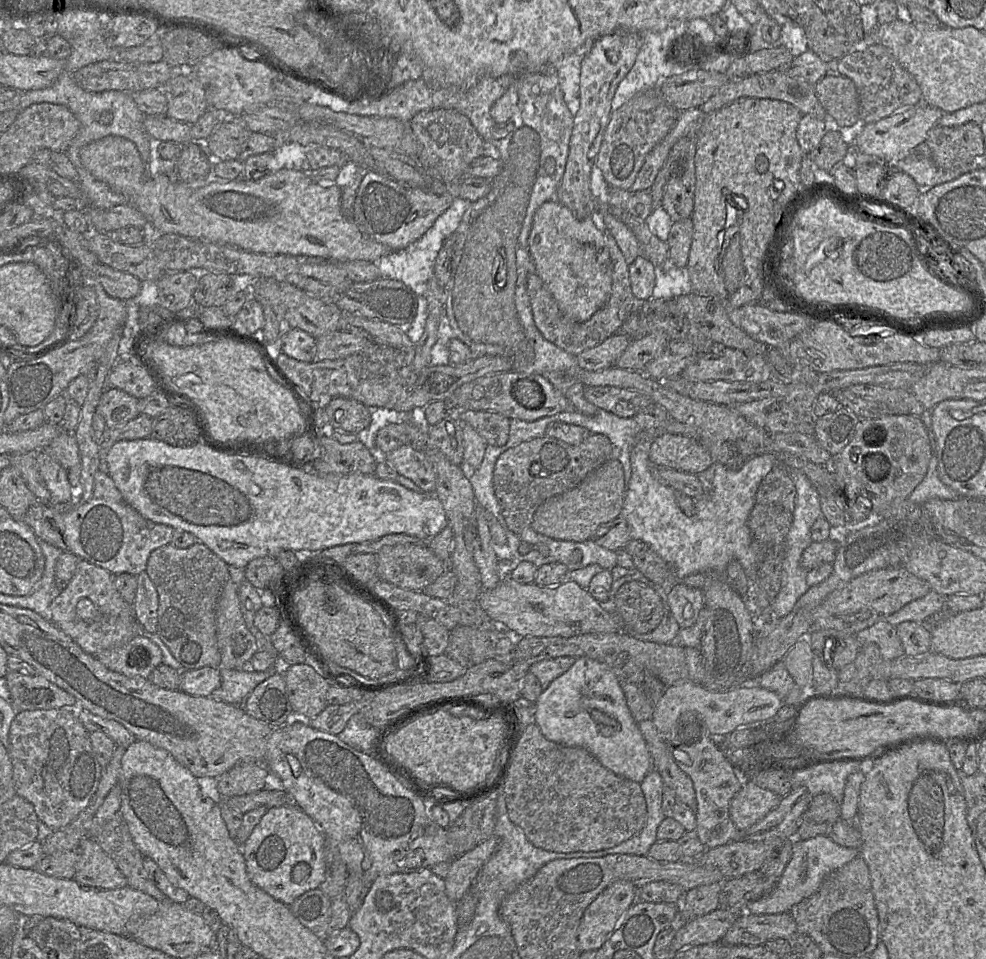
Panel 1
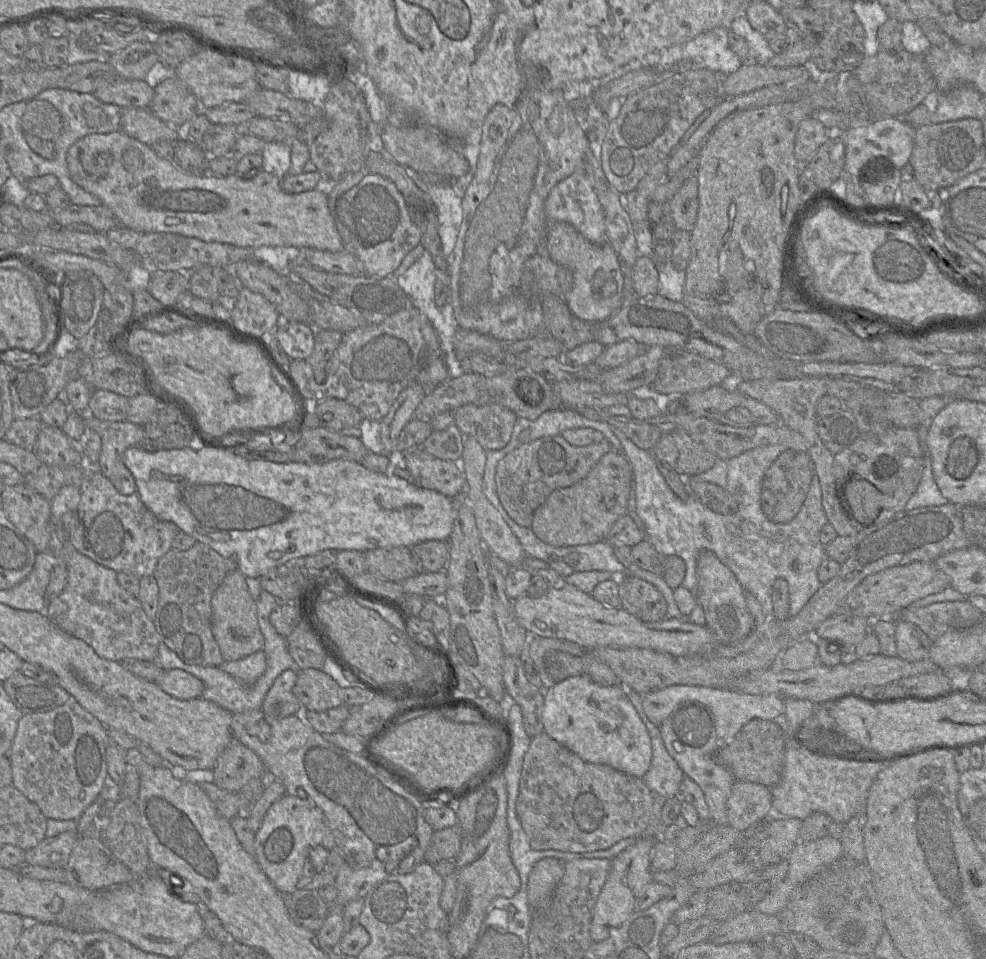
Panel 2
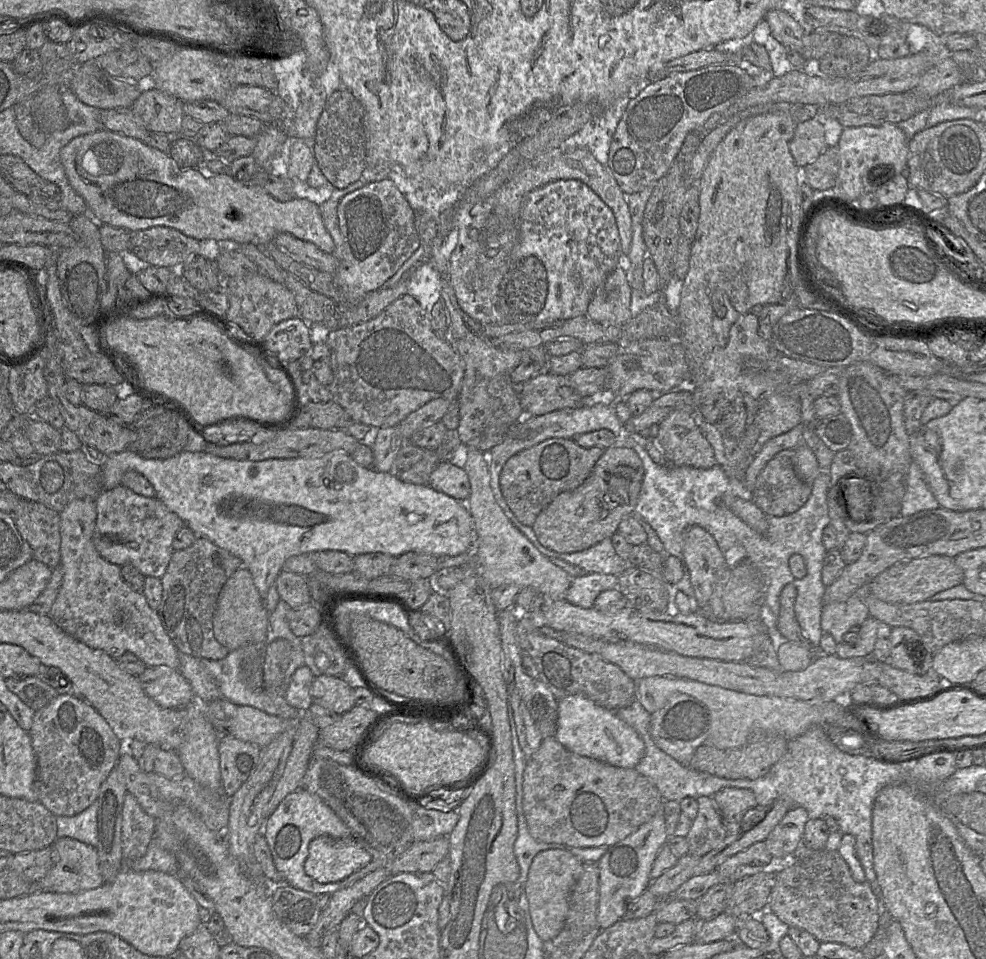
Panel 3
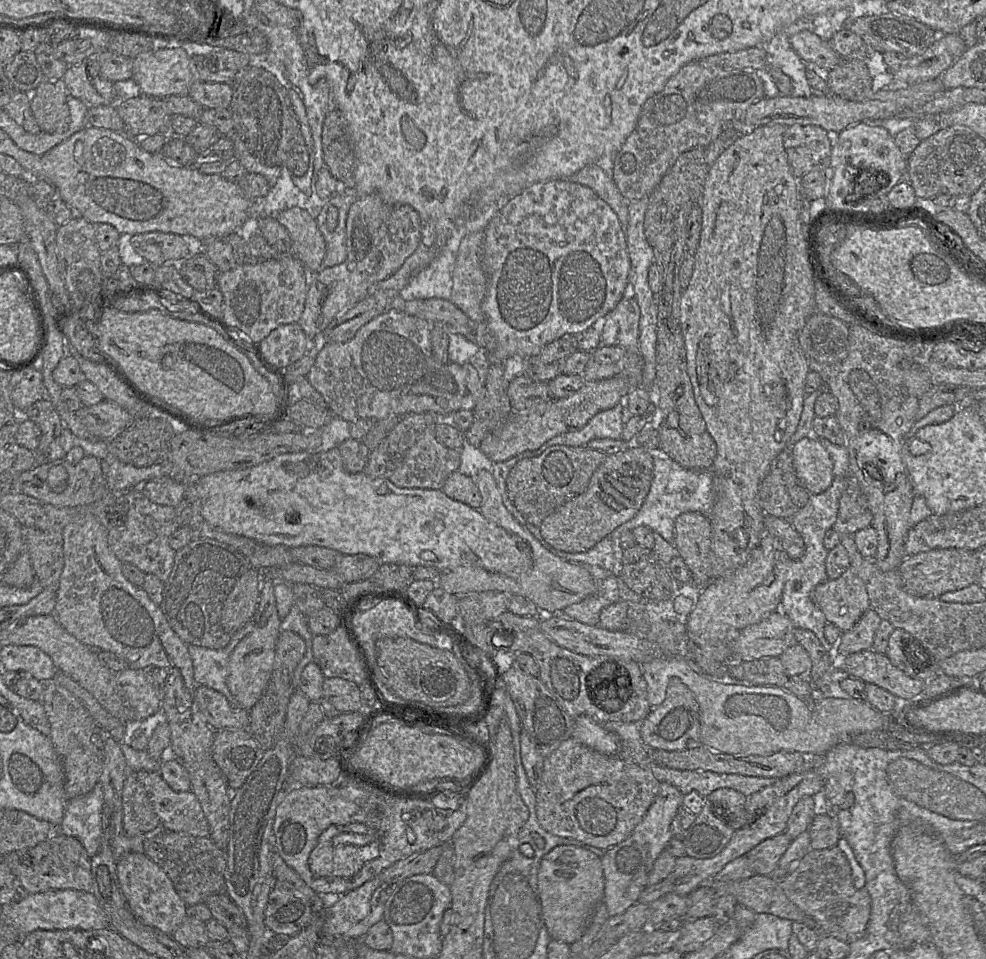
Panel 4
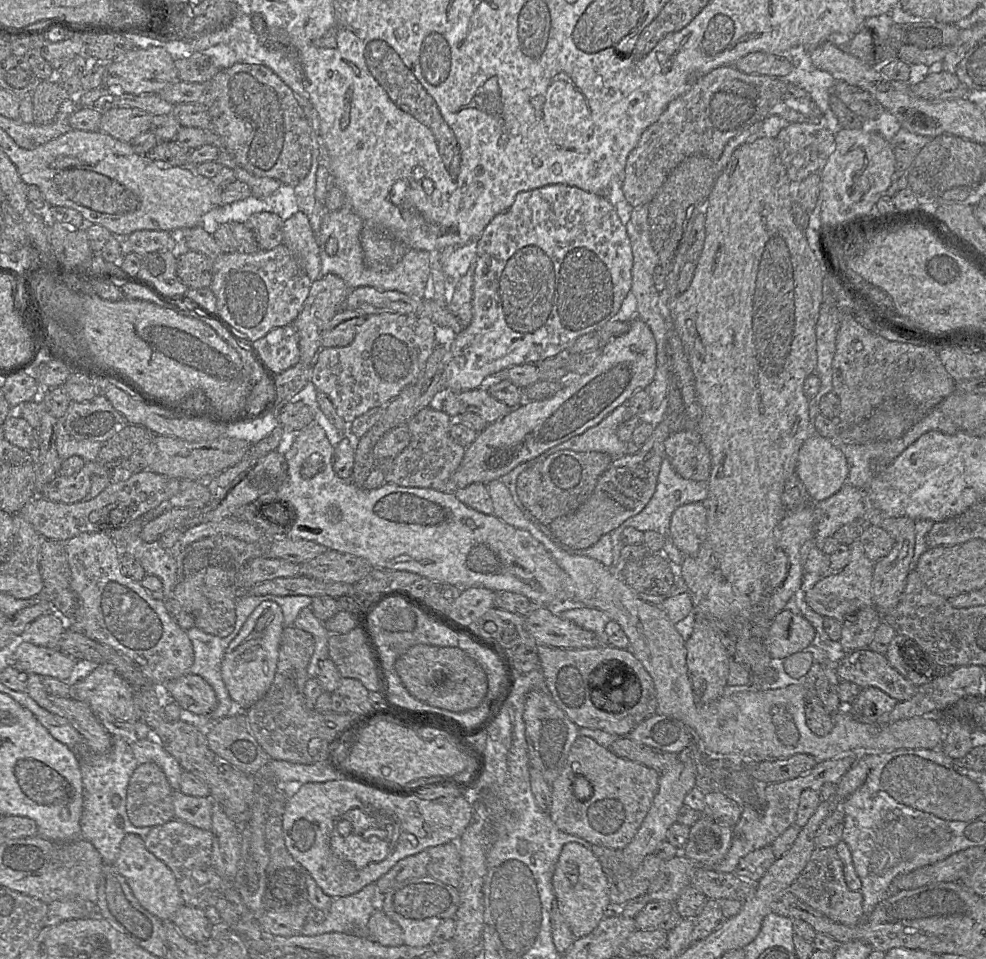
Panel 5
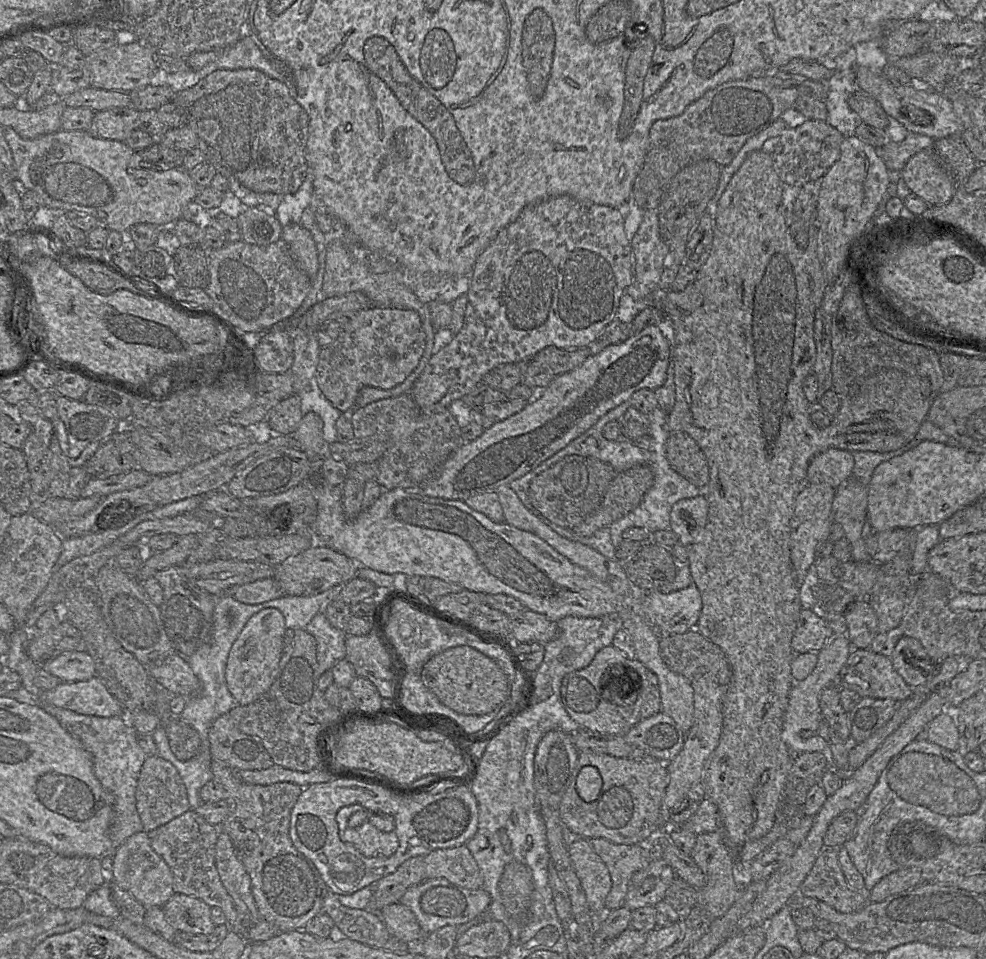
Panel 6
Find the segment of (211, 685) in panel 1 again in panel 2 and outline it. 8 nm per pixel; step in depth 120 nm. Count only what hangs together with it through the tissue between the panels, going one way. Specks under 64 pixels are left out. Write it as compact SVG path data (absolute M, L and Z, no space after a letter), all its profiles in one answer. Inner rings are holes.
M180 669L165 671L163 677L154 683L157 683L164 692L179 700L200 698L205 688L201 680Z

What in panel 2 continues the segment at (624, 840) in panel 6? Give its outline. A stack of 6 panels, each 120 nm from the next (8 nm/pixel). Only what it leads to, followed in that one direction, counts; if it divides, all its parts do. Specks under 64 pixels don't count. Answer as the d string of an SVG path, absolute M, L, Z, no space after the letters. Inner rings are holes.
M545 732L531 739L523 759L516 813L533 850L572 853L606 850L623 839L642 834L649 824L652 809L653 793L642 778L607 765L585 762Z

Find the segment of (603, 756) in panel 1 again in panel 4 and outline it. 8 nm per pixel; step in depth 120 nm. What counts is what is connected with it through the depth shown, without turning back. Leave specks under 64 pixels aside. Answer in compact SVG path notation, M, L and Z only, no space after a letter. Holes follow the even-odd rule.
M581 715L574 719L572 736L585 746L603 755L619 757L621 743L619 738L607 730L591 717Z

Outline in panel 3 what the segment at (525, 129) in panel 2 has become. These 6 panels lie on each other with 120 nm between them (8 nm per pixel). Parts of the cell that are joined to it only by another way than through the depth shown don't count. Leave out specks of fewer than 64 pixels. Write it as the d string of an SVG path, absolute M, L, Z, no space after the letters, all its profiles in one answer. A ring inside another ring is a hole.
M588 149L551 150L521 166L498 190L481 201L475 217L470 215L470 210L477 204L463 202L462 197L455 205L459 241L449 260L449 279L460 308L480 324L506 324L498 310L498 293L518 244L521 208L526 195L536 188L562 179L583 182L612 210L619 232L621 253L628 254L632 241L632 221L627 194L623 193L609 170Z

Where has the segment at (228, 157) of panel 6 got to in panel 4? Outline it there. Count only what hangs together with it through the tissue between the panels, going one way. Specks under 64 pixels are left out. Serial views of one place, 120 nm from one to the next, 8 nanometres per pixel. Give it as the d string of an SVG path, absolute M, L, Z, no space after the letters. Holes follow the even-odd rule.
M257 65L240 70L230 85L233 89L229 107L234 120L232 133L244 141L249 153L260 163L287 168L295 176L304 175L309 166L309 154L288 89L272 73Z

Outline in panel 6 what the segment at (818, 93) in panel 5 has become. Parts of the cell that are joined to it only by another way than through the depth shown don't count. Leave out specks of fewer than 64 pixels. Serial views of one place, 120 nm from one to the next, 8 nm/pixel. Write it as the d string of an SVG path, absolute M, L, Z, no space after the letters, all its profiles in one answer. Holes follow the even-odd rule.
M834 70L833 75L825 82L828 85L828 94L824 100L827 108L825 121L844 137L855 135L856 127L863 122L848 105L848 97L858 89L855 70Z

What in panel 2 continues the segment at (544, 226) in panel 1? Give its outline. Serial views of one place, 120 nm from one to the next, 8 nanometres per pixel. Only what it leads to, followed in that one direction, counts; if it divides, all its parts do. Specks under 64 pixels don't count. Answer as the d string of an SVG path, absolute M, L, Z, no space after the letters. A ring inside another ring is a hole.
M547 222L546 245L552 260L573 273L573 286L564 300L575 317L586 322L600 322L620 309L624 299L625 277L620 259L609 243L591 243L568 223Z

